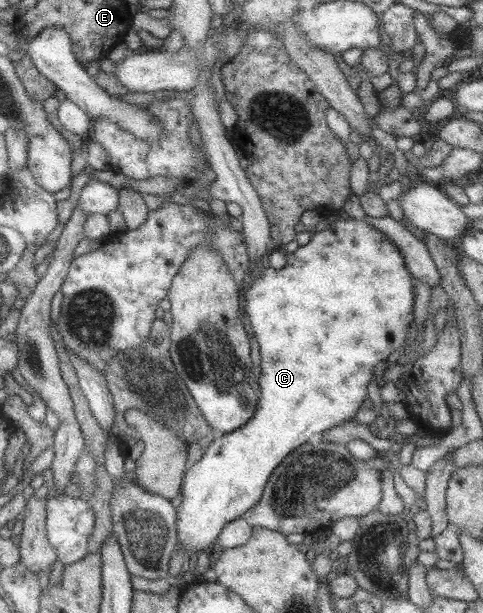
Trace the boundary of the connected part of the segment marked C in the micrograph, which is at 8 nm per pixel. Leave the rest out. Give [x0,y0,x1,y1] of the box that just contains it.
[175,218,415,556]

